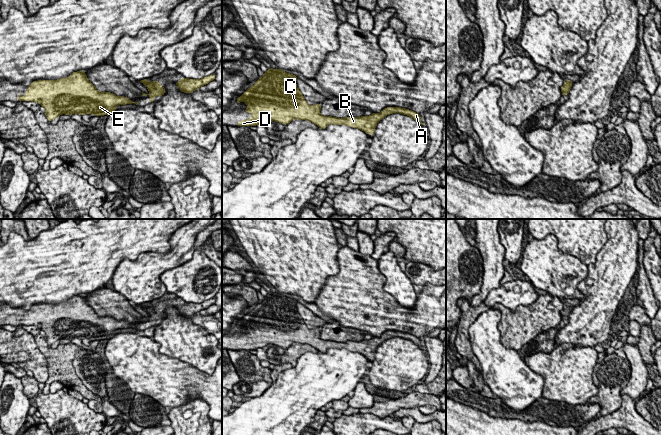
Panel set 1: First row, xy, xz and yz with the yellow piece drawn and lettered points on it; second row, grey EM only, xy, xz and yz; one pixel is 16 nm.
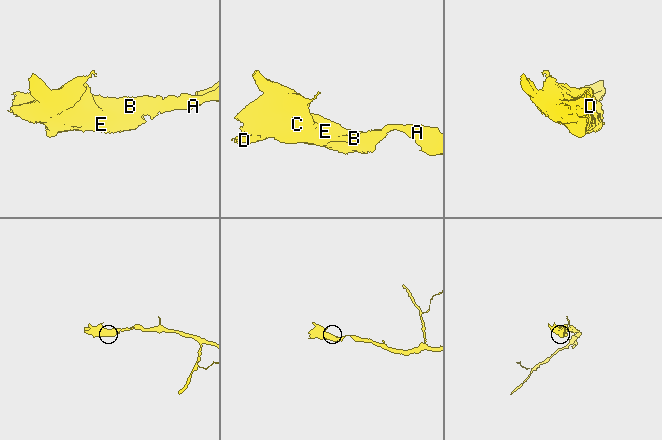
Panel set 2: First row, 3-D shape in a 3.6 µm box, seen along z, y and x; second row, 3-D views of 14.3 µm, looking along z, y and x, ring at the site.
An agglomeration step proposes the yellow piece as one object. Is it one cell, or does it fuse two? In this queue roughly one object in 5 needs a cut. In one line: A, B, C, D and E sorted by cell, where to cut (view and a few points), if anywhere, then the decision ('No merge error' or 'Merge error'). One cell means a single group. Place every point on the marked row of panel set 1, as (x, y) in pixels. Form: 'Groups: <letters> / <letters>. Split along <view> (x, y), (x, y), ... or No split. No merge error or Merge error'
Groups: A B C D E. No split. No merge error

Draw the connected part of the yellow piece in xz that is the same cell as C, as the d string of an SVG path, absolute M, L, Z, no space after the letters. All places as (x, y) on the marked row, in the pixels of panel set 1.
M268 69L253 86L244 91L242 96L236 99L237 103L245 102L247 104L248 108L244 109L244 112L249 112L252 114L251 119L245 119L243 121L240 120L237 122L237 126L256 126L269 120L287 125L293 119L299 119L310 121L316 124L319 129L325 129L329 124L347 125L352 128L361 129L369 135L373 135L376 124L385 116L392 113L401 113L410 116L419 124L425 125L425 123L421 122L420 114L400 107L387 107L383 109L381 113L373 113L370 116L364 115L362 117L336 118L331 116L322 116L320 114L321 104L309 105L306 102L304 96L296 85L297 79L298 78L295 75L286 73L283 69Z

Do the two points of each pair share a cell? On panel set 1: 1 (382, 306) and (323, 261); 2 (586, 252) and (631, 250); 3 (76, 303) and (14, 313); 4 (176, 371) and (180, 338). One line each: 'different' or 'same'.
1: different
2: different
3: same
4: different

